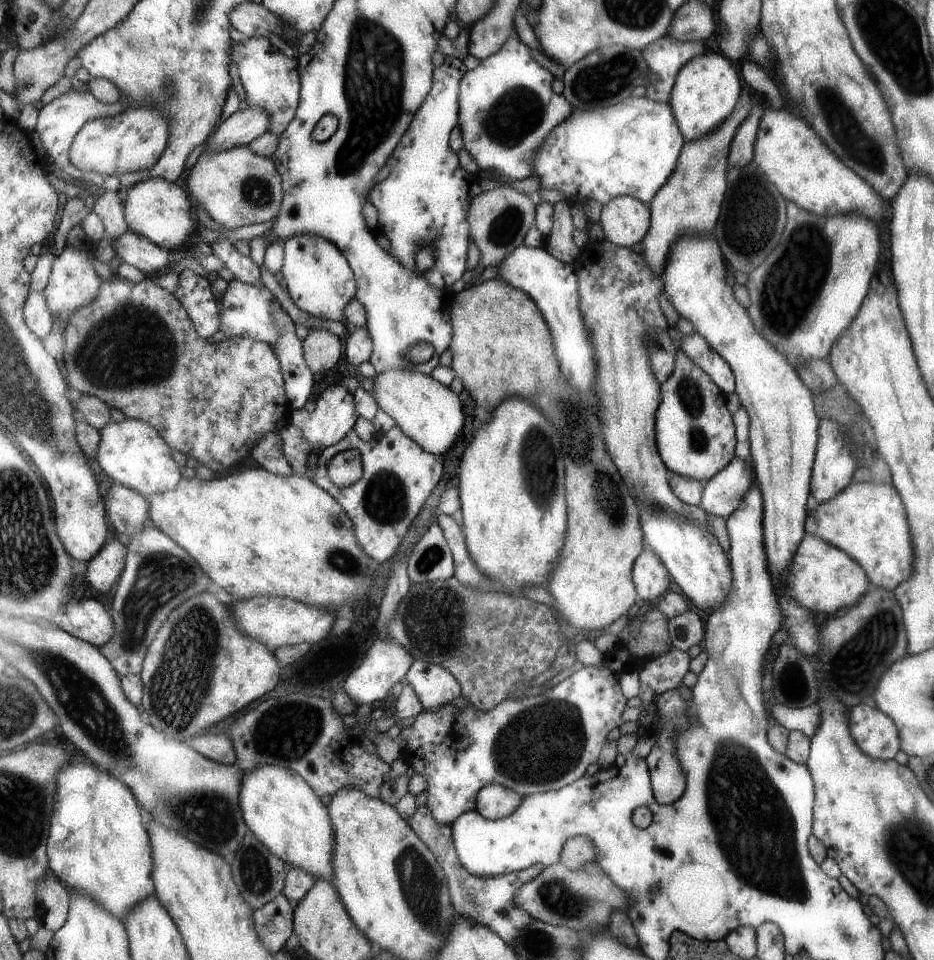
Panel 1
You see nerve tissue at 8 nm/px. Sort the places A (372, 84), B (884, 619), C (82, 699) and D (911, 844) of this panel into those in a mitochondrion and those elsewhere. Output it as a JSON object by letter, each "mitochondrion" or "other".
{"A":"mitochondrion","B":"mitochondrion","C":"mitochondrion","D":"mitochondrion"}

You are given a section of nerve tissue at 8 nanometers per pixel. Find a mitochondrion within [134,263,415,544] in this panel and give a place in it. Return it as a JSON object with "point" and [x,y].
{"point":[385,500]}

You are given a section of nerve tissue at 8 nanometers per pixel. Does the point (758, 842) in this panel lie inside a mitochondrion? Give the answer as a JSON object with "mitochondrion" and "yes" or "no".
{"mitochondrion":"yes"}

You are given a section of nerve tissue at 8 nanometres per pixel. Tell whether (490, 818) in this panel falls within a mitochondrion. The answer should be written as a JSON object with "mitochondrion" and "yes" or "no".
{"mitochondrion":"no"}

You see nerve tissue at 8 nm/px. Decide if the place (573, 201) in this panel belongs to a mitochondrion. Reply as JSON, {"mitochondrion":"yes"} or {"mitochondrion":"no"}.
{"mitochondrion":"no"}

